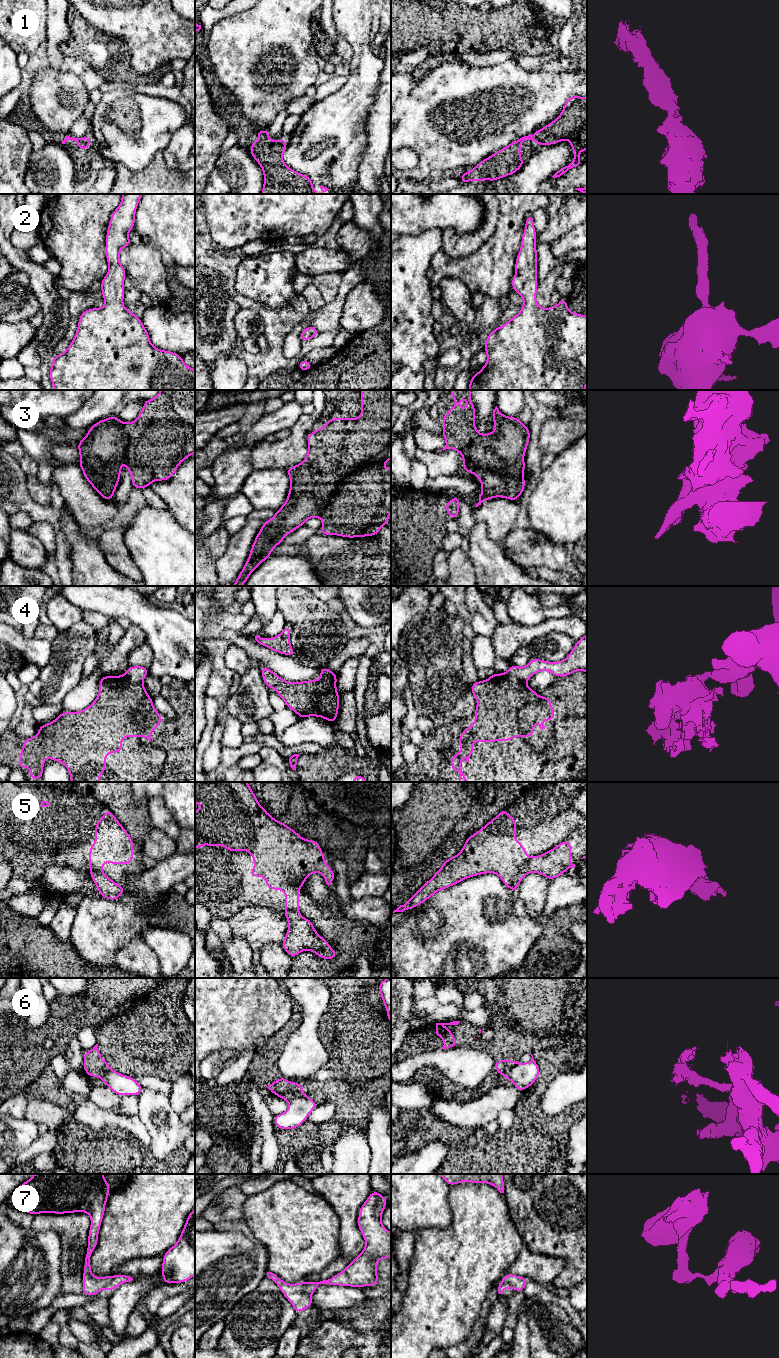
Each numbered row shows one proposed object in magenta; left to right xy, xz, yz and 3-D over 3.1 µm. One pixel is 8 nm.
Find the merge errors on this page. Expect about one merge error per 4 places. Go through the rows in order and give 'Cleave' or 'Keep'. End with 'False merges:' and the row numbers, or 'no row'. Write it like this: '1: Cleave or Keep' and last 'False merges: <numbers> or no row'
1: Keep
2: Keep
3: Keep
4: Cleave
5: Cleave
6: Cleave
7: Cleave
False merges: 4, 5, 6, 7

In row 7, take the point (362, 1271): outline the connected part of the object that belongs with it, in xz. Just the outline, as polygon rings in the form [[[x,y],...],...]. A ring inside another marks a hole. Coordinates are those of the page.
[[[373,1190],[359,1210],[357,1225],[366,1245],[362,1252],[340,1273],[328,1280],[305,1282],[305,1292],[312,1295],[319,1284],[349,1287],[376,1286],[379,1282],[376,1262],[391,1259],[391,1233],[381,1222],[387,1198]]]

